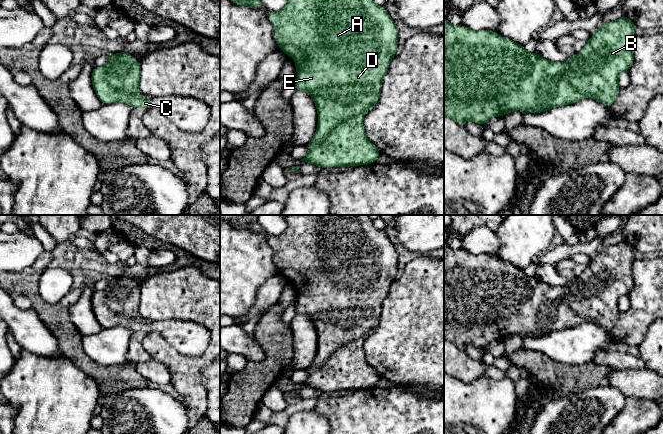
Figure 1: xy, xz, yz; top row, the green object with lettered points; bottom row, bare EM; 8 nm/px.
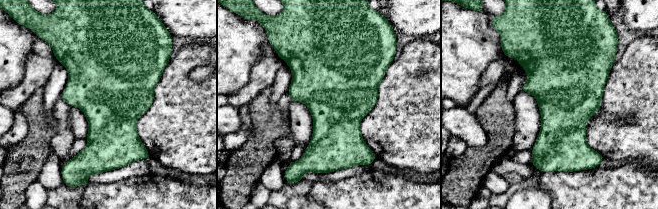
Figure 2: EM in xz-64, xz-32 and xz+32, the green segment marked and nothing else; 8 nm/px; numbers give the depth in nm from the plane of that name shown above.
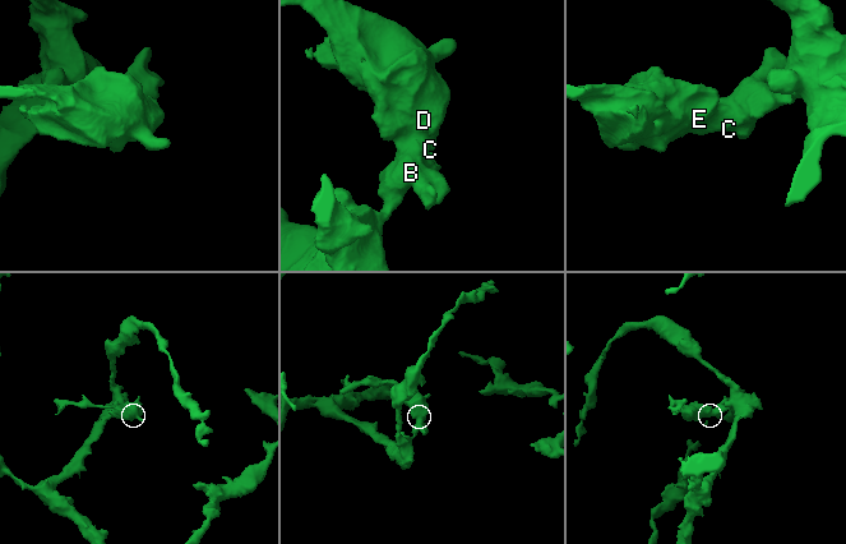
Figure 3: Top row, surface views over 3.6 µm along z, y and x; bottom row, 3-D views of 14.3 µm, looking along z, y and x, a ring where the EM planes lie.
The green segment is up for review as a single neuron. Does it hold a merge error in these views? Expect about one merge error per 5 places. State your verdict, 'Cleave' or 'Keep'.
Keep

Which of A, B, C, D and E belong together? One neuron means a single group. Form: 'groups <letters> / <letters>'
groups A B C D E

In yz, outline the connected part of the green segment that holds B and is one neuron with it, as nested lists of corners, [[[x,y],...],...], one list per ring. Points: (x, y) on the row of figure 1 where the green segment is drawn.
[[[624,15],[616,21],[602,24],[580,52],[560,63],[551,62],[536,52],[529,53],[524,46],[504,38],[495,31],[473,30],[461,24],[453,26],[444,18],[444,116],[465,127],[468,119],[485,125],[491,118],[505,116],[514,110],[541,113],[574,104],[586,97],[611,107],[620,92],[618,77],[628,71],[634,62],[634,26],[634,21]]]

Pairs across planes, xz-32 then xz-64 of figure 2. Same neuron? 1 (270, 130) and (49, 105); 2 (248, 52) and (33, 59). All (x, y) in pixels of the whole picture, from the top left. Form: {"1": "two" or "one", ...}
{"1": "two", "2": "two"}

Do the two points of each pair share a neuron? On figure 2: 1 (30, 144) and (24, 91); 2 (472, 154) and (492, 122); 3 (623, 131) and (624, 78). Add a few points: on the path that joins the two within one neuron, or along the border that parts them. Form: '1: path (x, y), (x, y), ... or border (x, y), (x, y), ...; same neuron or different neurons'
1: border (42, 87), (39, 87), (19, 108); different neurons
2: path (482, 153), (492, 143), (492, 132); same neuron
3: path (639, 127), (641, 125), (640, 94); same neuron

